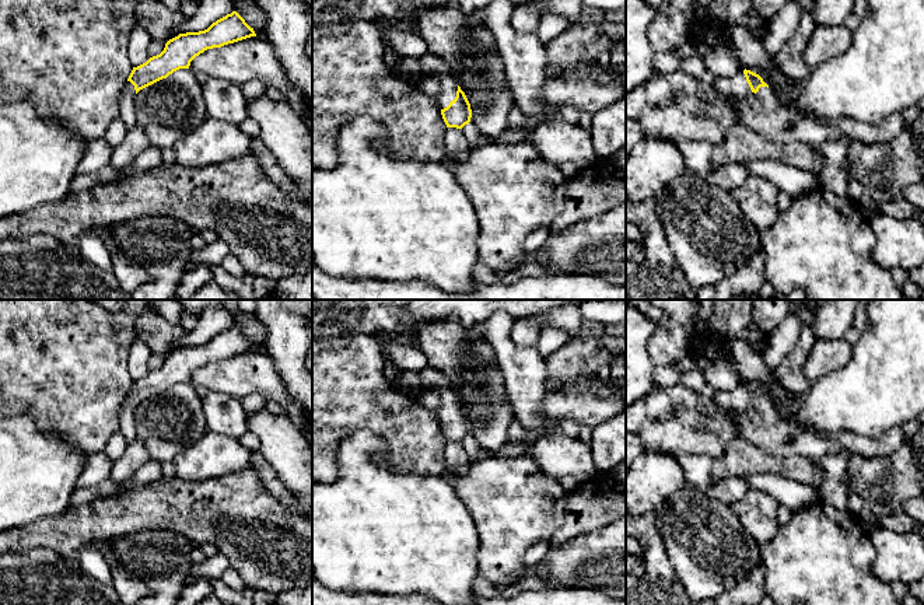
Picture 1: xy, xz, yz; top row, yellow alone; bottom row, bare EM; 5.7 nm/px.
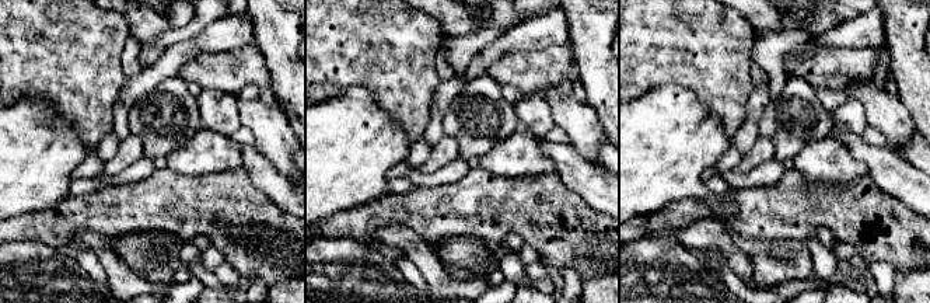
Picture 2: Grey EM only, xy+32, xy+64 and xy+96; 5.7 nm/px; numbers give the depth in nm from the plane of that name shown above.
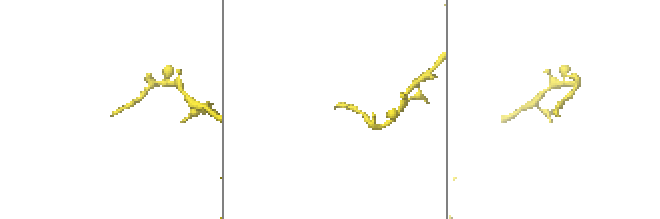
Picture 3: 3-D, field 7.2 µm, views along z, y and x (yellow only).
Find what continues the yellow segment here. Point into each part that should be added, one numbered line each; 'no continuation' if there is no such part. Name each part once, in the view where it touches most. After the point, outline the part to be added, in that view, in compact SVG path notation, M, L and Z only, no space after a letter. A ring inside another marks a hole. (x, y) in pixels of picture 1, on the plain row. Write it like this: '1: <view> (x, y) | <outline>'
1: yz (781, 437) | M742 381L735 389L714 392L713 401L742 422L739 438L757 444L776 458L804 457L819 462L832 452L854 457L839 443L802 430L794 419L781 417L770 401L760 401L755 408Z

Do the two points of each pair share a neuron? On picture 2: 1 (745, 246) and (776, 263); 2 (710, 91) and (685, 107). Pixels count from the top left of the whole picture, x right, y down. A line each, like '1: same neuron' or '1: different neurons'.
1: same neuron
2: different neurons

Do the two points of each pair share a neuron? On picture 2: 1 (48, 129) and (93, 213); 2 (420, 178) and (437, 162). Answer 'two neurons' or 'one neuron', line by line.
1: two neurons
2: two neurons

